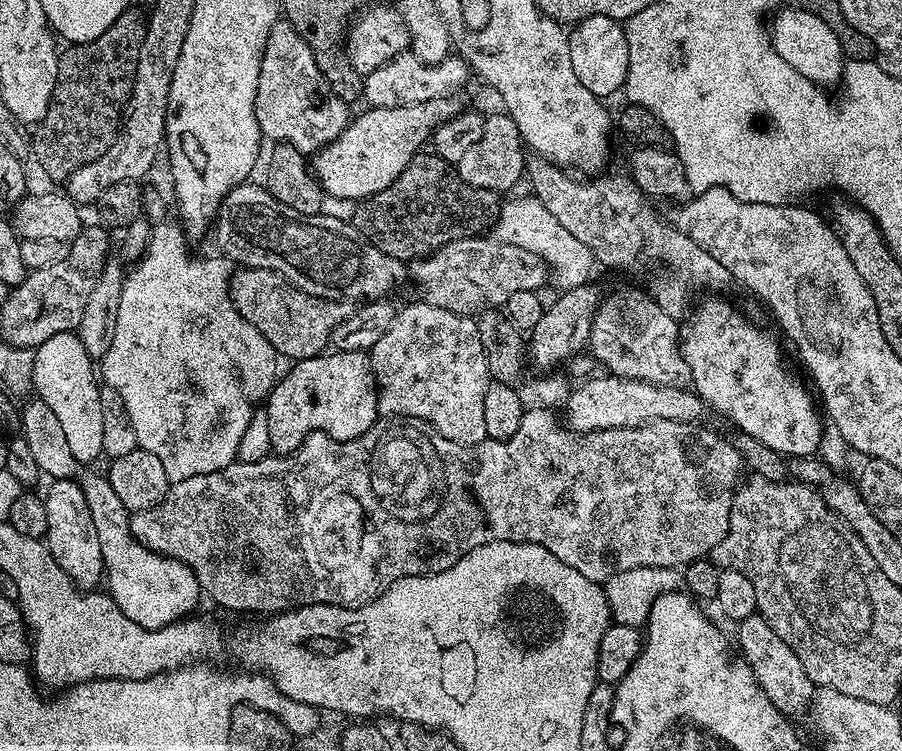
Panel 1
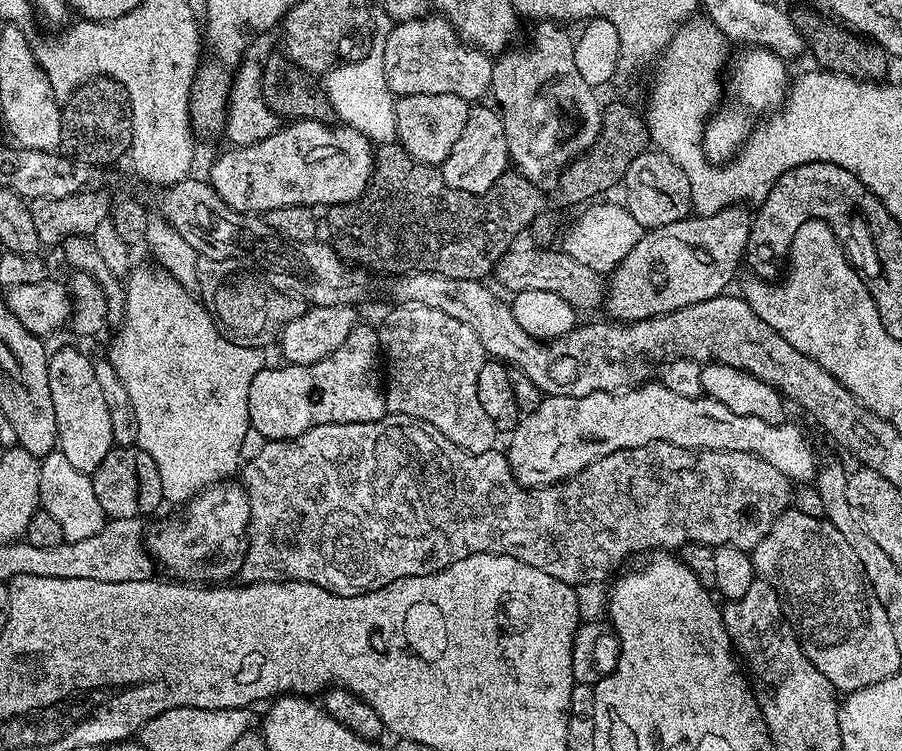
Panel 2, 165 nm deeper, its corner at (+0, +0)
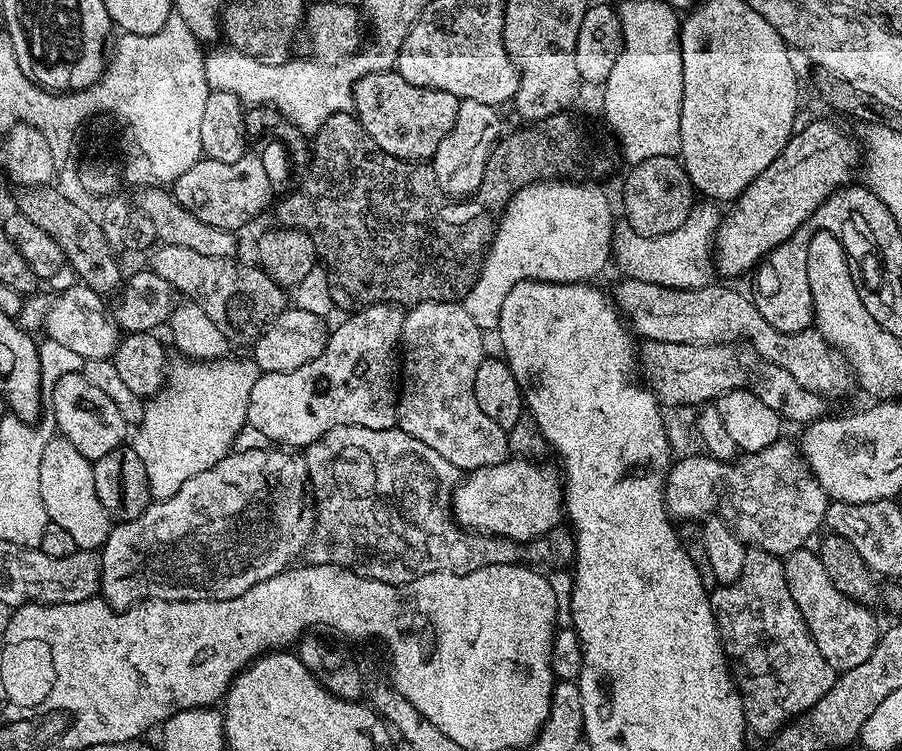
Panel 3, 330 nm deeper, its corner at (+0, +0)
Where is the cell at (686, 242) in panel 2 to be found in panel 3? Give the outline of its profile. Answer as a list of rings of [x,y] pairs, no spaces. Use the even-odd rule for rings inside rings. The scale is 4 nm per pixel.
[[[812,120],[802,128],[793,131],[782,154],[778,154],[778,158],[774,158],[774,162],[770,162],[770,166],[766,166],[766,170],[762,170],[762,174],[758,174],[750,186],[746,186],[743,194],[736,197],[731,205],[732,212],[723,213],[714,245],[714,268],[719,275],[720,272],[724,276],[751,273],[772,248],[793,239],[798,233],[796,231],[807,220],[813,219],[815,211],[830,198],[832,192],[853,183],[852,175],[858,172],[862,164],[862,148],[857,137],[855,140],[846,129],[839,128],[832,120]]]

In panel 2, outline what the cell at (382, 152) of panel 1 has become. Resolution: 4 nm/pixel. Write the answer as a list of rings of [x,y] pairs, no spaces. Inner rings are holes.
[[[293,119],[291,122],[285,123],[285,126],[277,127],[275,132],[272,132],[270,137],[260,139],[258,143],[236,146],[227,149],[212,166],[210,174],[208,174],[208,181],[216,193],[236,212],[244,212],[248,215],[265,214],[272,209],[282,209],[290,207],[302,207],[304,205],[317,206],[316,204],[324,204],[323,206],[331,206],[333,204],[348,204],[351,200],[356,200],[368,189],[368,183],[372,181],[372,174],[374,171],[374,144],[372,140],[364,136],[356,128],[347,126],[337,126],[338,128],[331,128],[331,123],[322,120],[298,120]]]

